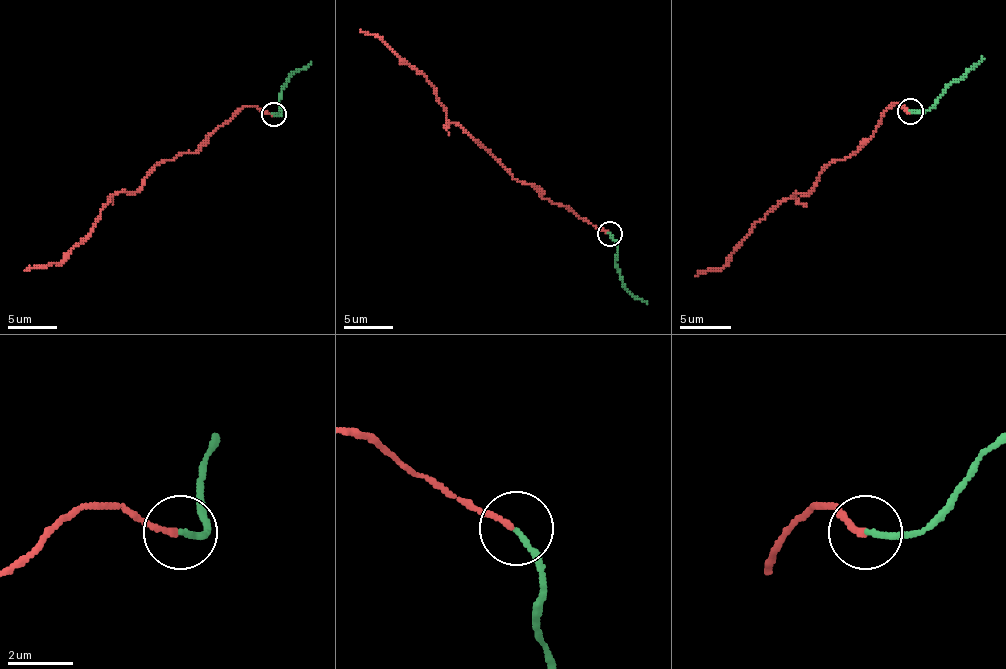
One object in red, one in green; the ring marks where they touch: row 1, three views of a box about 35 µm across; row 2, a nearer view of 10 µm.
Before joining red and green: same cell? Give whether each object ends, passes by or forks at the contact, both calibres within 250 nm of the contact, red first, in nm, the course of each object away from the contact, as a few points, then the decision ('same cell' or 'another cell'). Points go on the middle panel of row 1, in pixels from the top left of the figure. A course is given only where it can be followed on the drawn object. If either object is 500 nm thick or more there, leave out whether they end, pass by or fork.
red ends there; green ends there; 160 nm thick on the red side, 160 nm on the other; red runs (608, 233), (544, 198), (529, 184), (517, 181), (470, 135), (451, 122), (431, 83), (377, 37), (360, 29); green runs (610, 233), (617, 250), (615, 267), (620, 279), (635, 296), (647, 301); same cell

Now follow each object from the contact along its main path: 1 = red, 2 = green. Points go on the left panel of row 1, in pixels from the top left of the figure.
1: (272, 113), (242, 106), (193, 152), (161, 160), (134, 192), (115, 192), (95, 226), (61, 263), (24, 270)
2: (274, 113), (281, 113), (279, 94), (284, 86), (299, 69), (311, 62)

